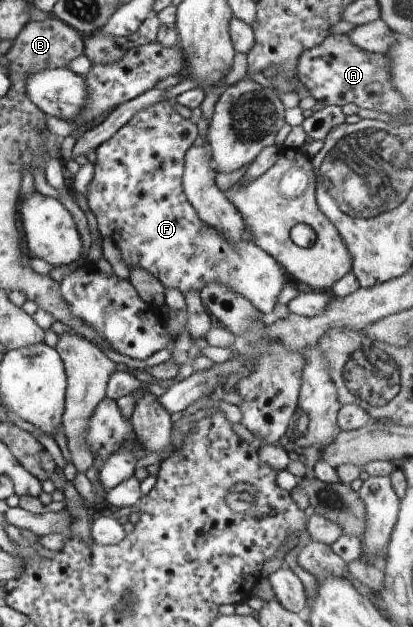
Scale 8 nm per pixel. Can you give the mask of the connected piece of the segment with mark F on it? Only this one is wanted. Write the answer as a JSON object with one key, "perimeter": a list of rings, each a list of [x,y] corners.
{"perimeter":[[[164,100],[148,109],[142,109],[138,111],[136,116],[132,117],[122,129],[116,134],[113,134],[108,141],[102,143],[96,149],[96,162],[94,163],[94,177],[90,181],[90,185],[86,187],[88,193],[86,193],[86,199],[88,200],[88,208],[94,214],[97,220],[97,229],[101,239],[109,238],[120,251],[121,258],[128,266],[130,270],[139,267],[143,268],[152,276],[156,277],[163,285],[164,289],[175,288],[182,294],[188,293],[188,291],[202,291],[208,283],[222,283],[226,287],[230,287],[234,293],[242,295],[244,299],[248,299],[262,315],[268,315],[274,311],[274,306],[278,302],[280,297],[280,291],[291,281],[291,279],[285,274],[285,271],[281,266],[270,256],[265,253],[260,247],[257,247],[253,242],[240,241],[236,245],[232,245],[228,239],[224,239],[216,229],[208,227],[202,223],[202,219],[198,217],[194,207],[190,205],[186,195],[182,188],[182,177],[184,172],[185,156],[188,149],[194,144],[198,136],[198,129],[193,119],[184,119],[180,116],[180,113],[173,107],[172,101]]]}

